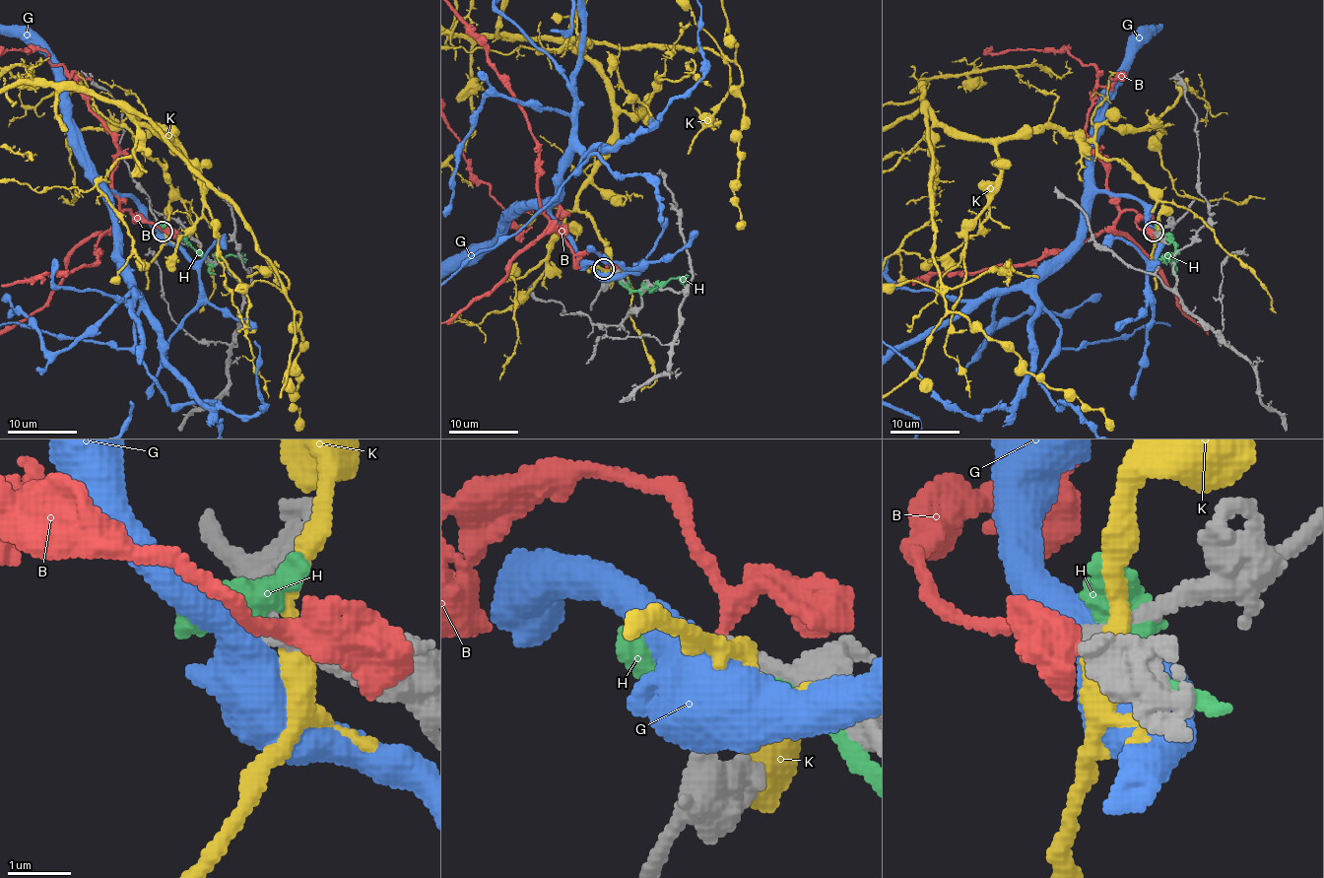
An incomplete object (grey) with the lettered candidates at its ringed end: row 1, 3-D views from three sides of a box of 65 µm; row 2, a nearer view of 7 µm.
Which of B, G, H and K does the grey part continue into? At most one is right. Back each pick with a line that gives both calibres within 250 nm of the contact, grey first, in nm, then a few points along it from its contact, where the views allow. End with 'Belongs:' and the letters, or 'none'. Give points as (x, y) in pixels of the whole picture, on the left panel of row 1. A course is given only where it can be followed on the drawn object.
Belongs: none

